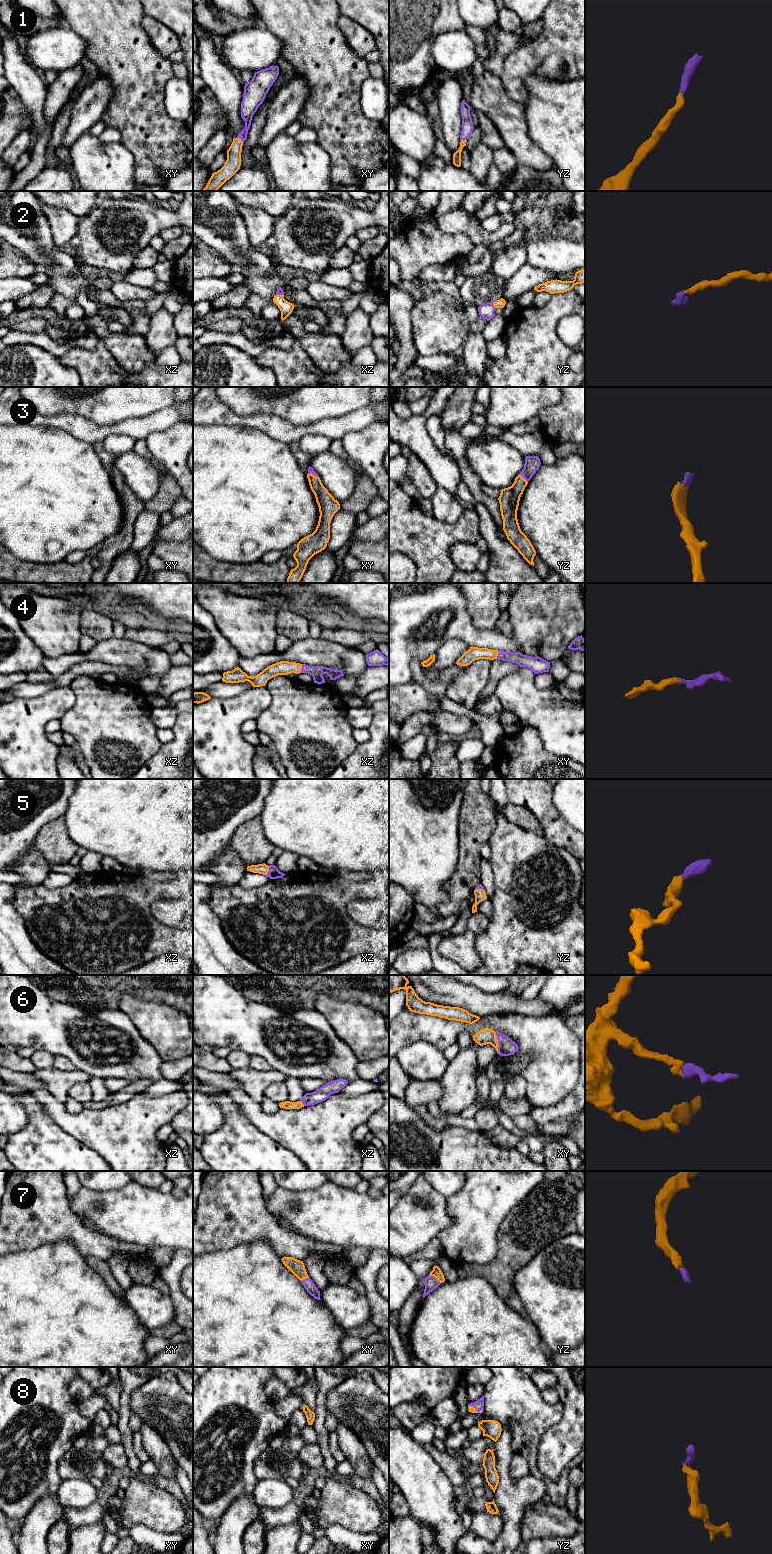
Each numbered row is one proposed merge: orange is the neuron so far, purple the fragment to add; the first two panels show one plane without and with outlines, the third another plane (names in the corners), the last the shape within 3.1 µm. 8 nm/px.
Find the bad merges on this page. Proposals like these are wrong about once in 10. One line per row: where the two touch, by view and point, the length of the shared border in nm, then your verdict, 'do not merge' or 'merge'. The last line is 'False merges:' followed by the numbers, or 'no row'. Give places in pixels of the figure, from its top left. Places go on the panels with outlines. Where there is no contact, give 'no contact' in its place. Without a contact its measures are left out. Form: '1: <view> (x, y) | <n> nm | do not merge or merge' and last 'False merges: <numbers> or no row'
1: xy (240, 139) | 70 nm | merge
2: yz (493, 304) | 70 nm | merge
3: yz (522, 477) | 90 nm | merge
4: xz (301, 668) | 70 nm | merge
5: xz (268, 870) | 80 nm | merge
6: xy (497, 1043) | 170 nm | merge
7: yz (435, 1277) | 120 nm | merge
8: yz (475, 1409) | 130 nm | merge
False merges: no row

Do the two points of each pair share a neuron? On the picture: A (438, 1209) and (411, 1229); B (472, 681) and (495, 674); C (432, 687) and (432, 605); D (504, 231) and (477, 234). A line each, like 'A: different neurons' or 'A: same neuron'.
A: same neuron
B: different neurons
C: different neurons
D: same neuron

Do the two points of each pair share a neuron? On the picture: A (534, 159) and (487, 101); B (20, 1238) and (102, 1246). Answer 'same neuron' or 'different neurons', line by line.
A: same neuron
B: same neuron

